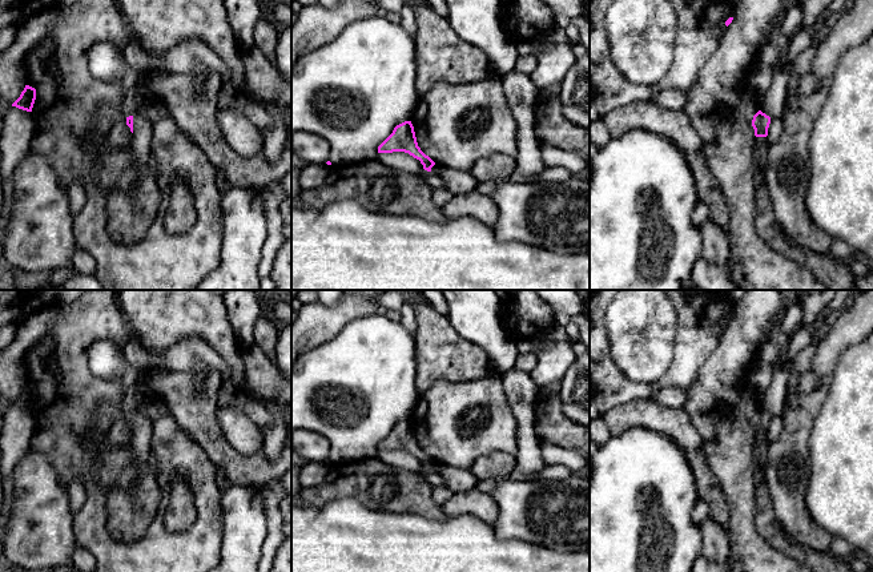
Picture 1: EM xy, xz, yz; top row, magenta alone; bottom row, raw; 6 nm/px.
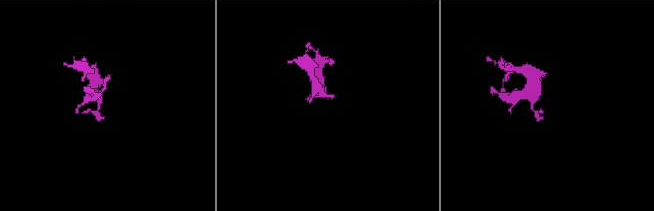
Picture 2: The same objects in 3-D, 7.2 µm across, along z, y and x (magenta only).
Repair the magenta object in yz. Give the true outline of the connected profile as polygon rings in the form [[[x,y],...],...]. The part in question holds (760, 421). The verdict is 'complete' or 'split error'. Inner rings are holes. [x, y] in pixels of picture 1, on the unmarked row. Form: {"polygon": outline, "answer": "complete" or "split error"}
{"polygon": [[[759,408],[752,418],[755,427],[753,484],[756,490],[755,527],[775,549],[805,564],[812,572],[853,572],[846,559],[834,557],[829,552],[818,552],[796,541],[775,515],[769,490],[764,476],[764,462],[769,450],[767,438],[771,415]]], "answer": "split error"}

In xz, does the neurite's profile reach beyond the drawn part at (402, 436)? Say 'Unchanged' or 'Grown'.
Grown

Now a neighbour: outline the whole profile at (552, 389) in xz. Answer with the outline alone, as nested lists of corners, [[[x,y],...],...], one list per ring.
[[[562,379],[556,380],[556,382],[552,382],[550,384],[546,384],[546,386],[540,387],[538,398],[547,399],[552,395],[556,395],[556,394],[559,394],[560,387],[562,387]]]

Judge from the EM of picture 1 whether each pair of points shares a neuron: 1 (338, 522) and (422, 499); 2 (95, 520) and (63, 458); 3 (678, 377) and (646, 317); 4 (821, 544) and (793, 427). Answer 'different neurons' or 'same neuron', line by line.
1: different neurons
2: different neurons
3: different neurons
4: same neuron

